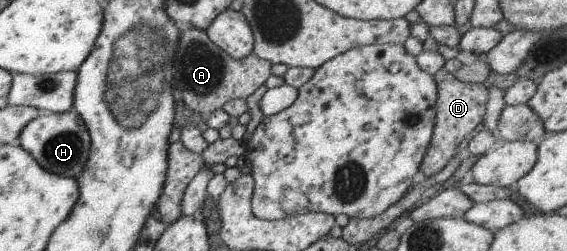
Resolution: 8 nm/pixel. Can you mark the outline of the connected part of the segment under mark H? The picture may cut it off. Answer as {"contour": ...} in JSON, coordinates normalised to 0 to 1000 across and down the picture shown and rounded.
{"contour":[[[129,434],[118,446],[71,446],[32,530],[35,582],[83,681],[101,697],[136,705],[153,641],[157,534],[150,494]]]}

